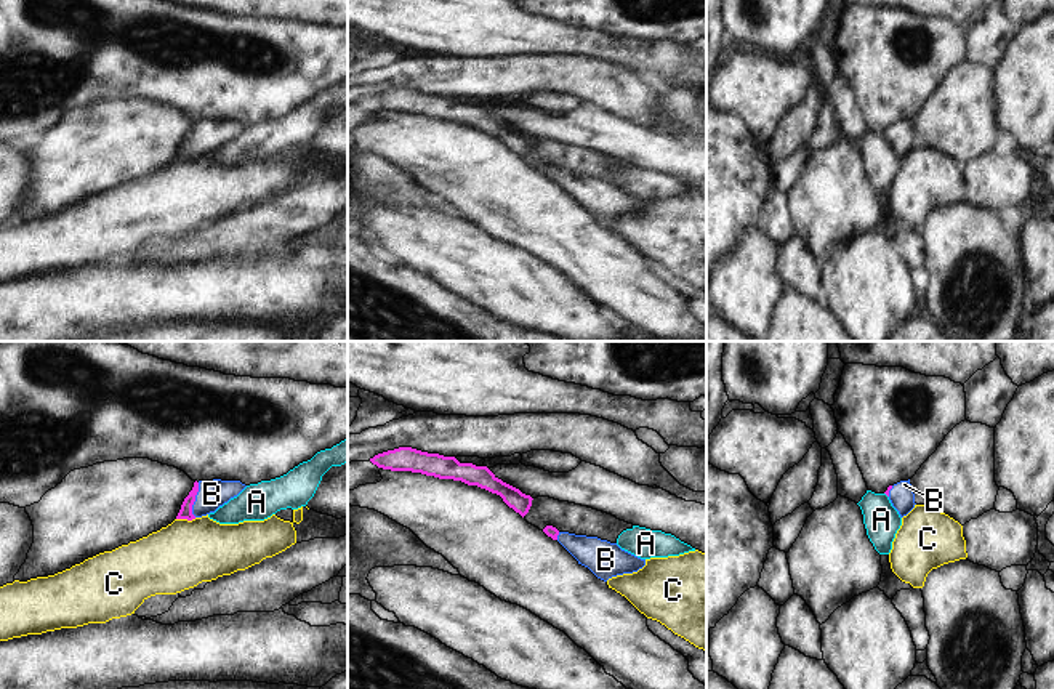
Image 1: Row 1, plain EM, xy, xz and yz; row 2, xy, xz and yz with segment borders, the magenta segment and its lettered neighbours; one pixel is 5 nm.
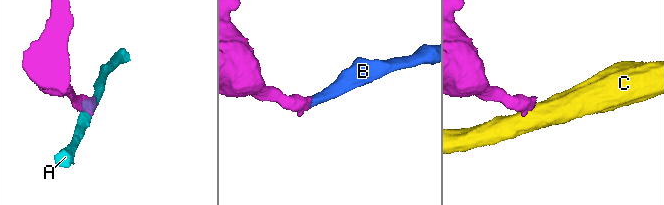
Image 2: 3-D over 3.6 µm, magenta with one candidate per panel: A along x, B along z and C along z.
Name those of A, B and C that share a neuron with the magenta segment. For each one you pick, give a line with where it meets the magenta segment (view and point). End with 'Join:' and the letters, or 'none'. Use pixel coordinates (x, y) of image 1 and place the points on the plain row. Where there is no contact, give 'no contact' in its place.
B: contact xy (194, 141)
Join: B

